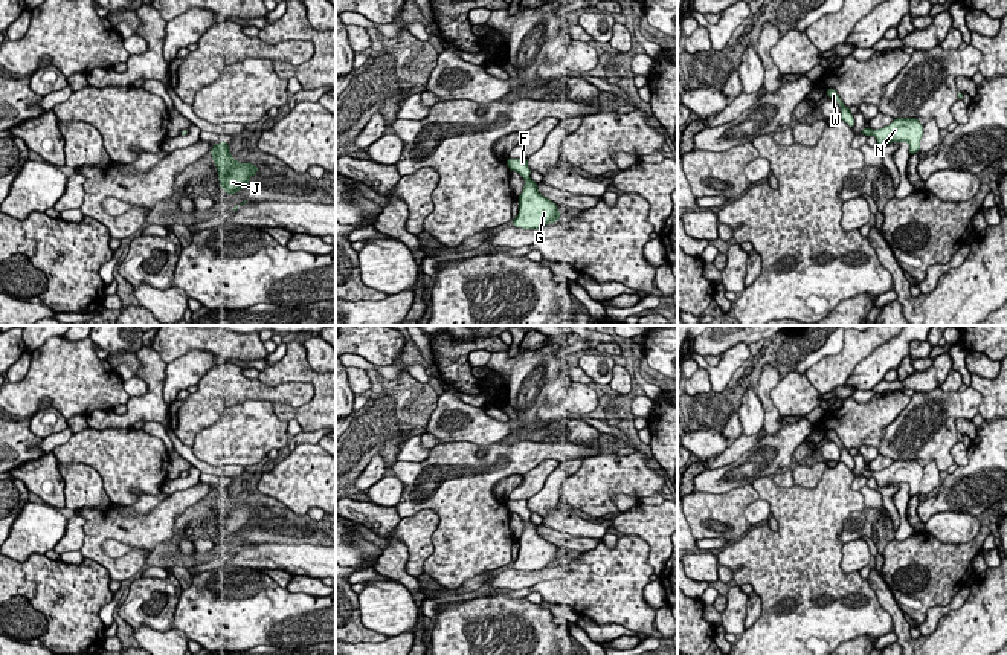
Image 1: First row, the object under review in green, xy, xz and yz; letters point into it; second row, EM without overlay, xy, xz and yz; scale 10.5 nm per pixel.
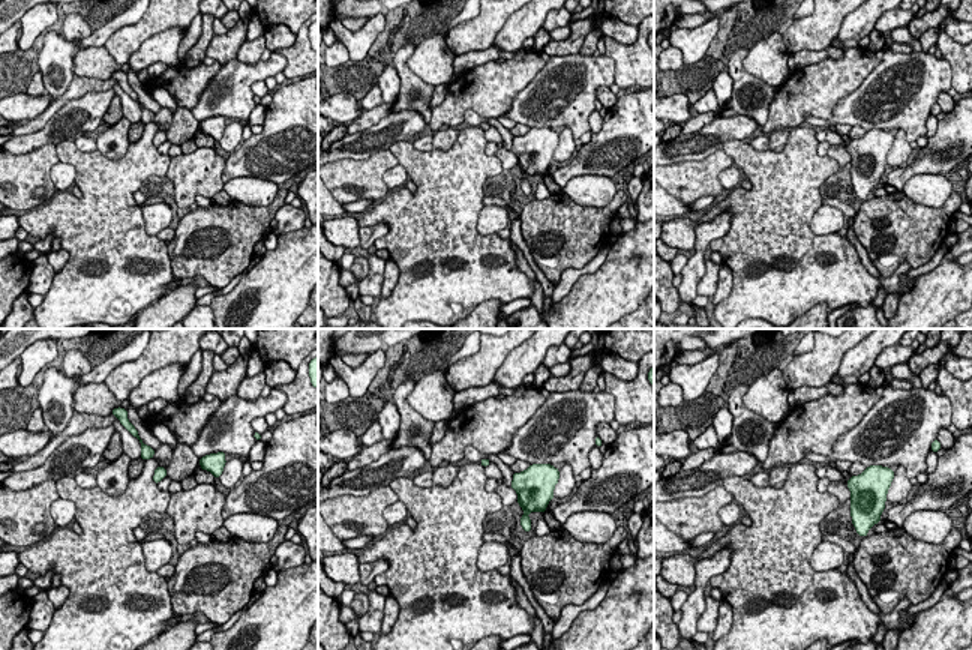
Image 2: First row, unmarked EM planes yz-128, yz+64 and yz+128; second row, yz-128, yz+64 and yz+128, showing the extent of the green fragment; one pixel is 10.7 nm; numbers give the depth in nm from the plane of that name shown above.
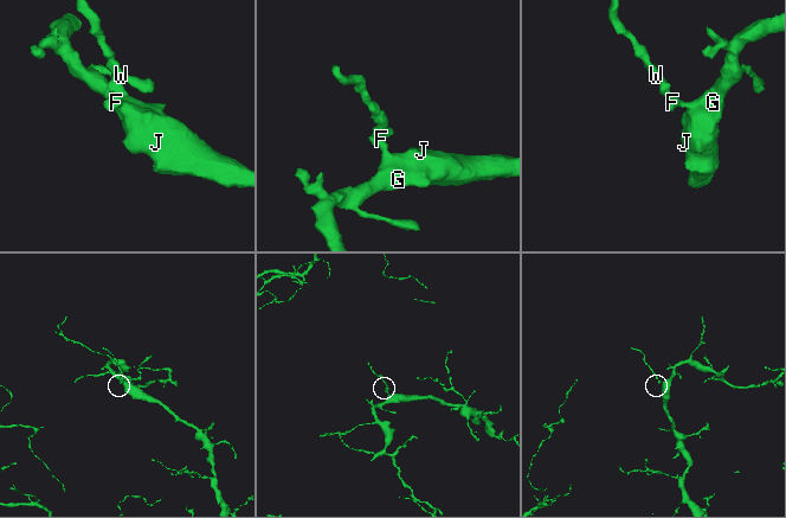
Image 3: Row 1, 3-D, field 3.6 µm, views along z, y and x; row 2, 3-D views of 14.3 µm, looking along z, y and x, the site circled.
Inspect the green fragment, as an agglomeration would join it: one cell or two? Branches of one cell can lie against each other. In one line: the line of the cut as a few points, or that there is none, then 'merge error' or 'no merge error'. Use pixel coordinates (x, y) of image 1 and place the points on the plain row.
no cut | no merge error

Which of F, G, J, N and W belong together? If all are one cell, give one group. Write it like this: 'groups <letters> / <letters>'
groups F G J N W

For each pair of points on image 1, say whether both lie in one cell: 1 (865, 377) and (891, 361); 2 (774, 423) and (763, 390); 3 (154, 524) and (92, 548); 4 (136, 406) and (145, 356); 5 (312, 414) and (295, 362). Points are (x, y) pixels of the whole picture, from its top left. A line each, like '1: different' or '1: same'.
1: same
2: same
3: same
4: same
5: same

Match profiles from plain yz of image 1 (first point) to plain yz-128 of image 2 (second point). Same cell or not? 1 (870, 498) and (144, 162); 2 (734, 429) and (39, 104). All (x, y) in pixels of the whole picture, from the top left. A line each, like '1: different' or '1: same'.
1: different
2: different

